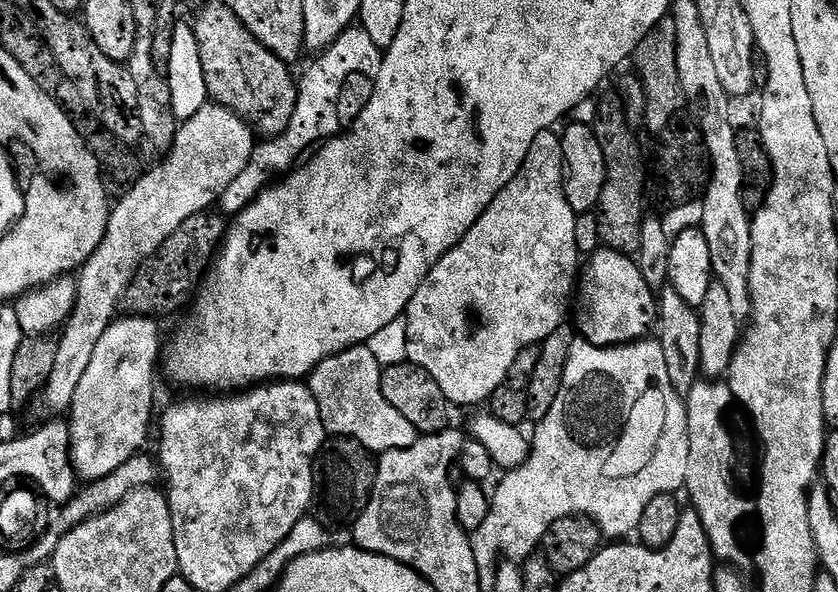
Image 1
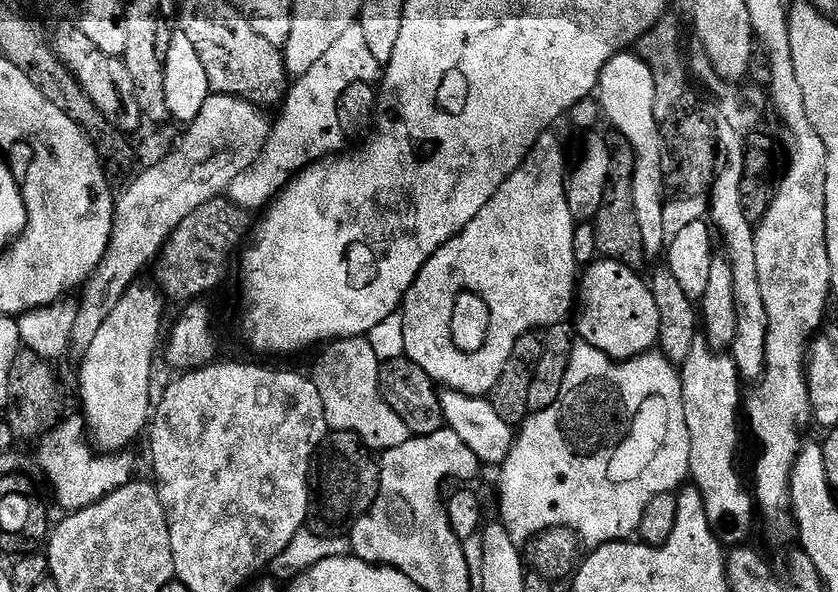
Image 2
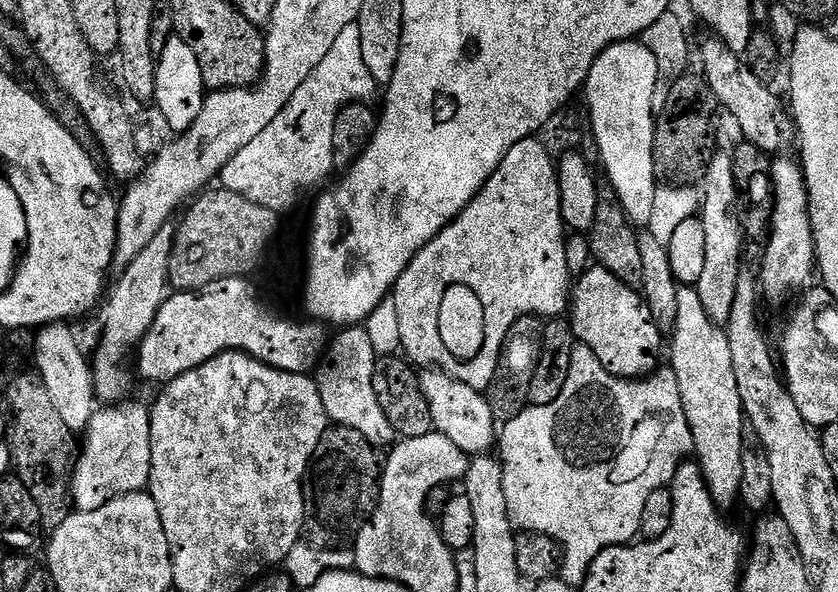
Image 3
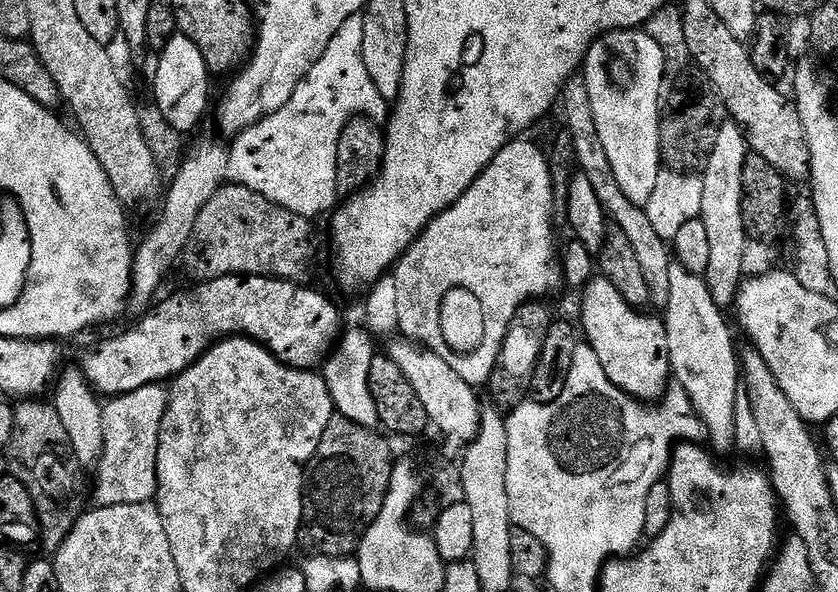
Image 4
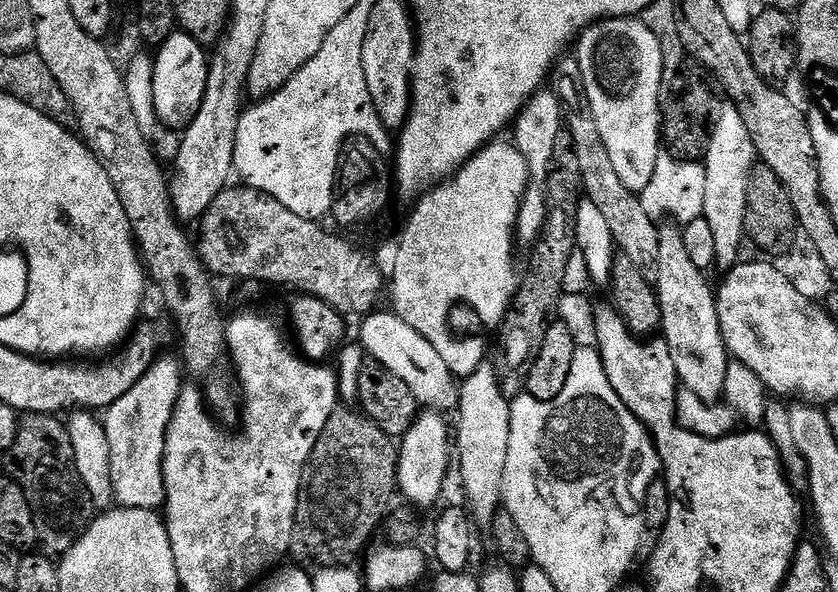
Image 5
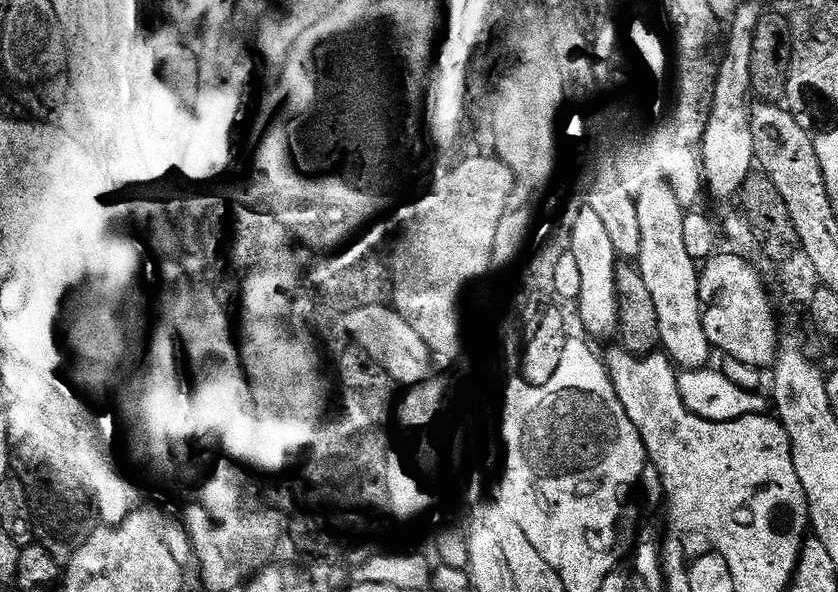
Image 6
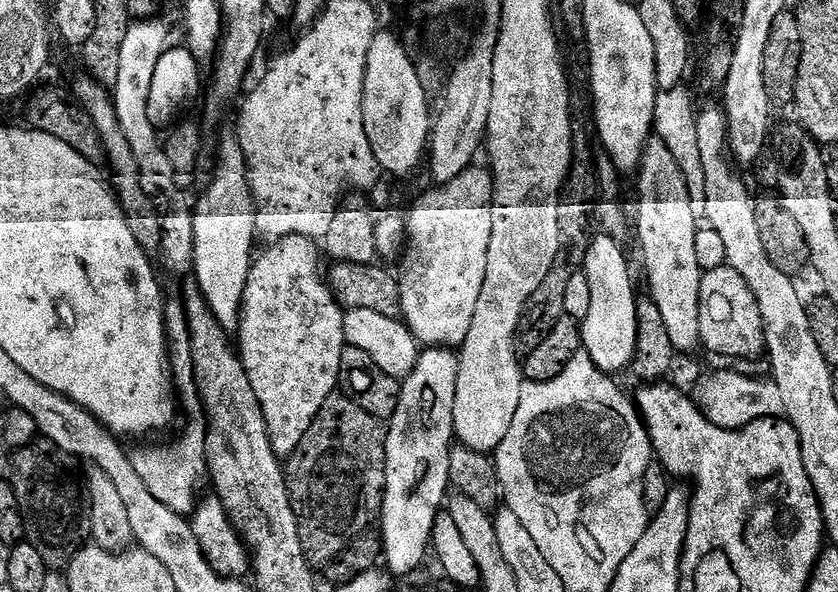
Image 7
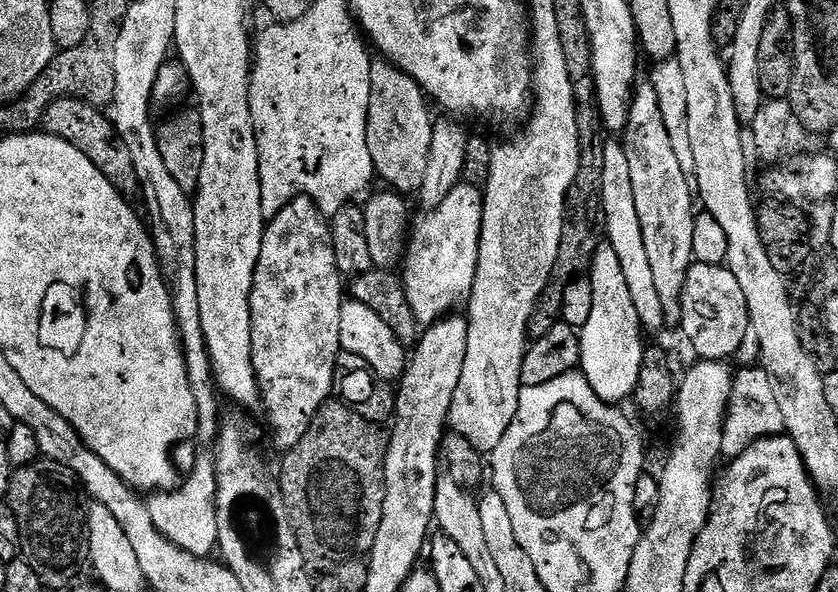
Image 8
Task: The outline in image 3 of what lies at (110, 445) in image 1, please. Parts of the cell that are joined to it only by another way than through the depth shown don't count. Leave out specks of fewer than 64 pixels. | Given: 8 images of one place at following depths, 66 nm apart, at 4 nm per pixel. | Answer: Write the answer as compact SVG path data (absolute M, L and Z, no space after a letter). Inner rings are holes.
M166 226L154 234L154 242L134 258L132 264L125 265L124 274L116 285L111 285L110 295L104 308L104 333L100 336L100 345L96 348L96 360L91 361L96 394L104 402L120 402L132 388L132 376L124 363L133 359L134 353L143 341L144 335L154 325L155 315L170 295L168 275L172 258L172 244L176 241L176 232Z

